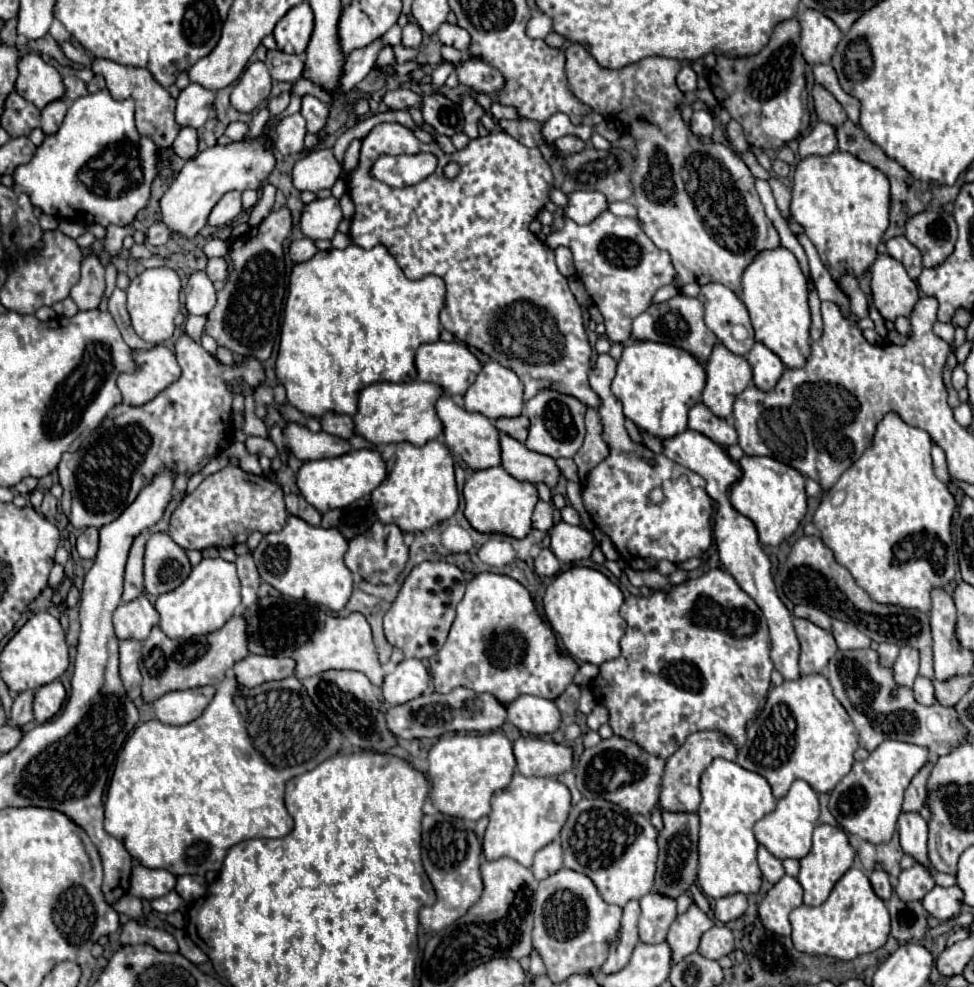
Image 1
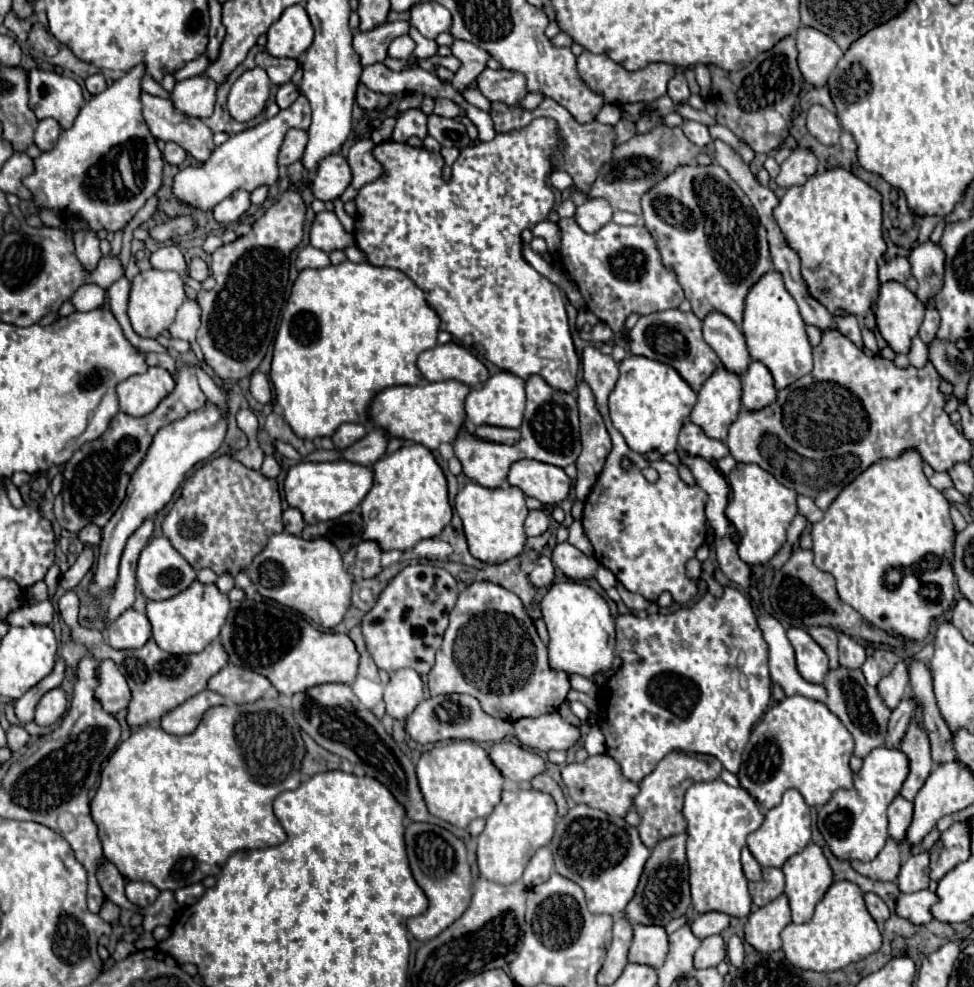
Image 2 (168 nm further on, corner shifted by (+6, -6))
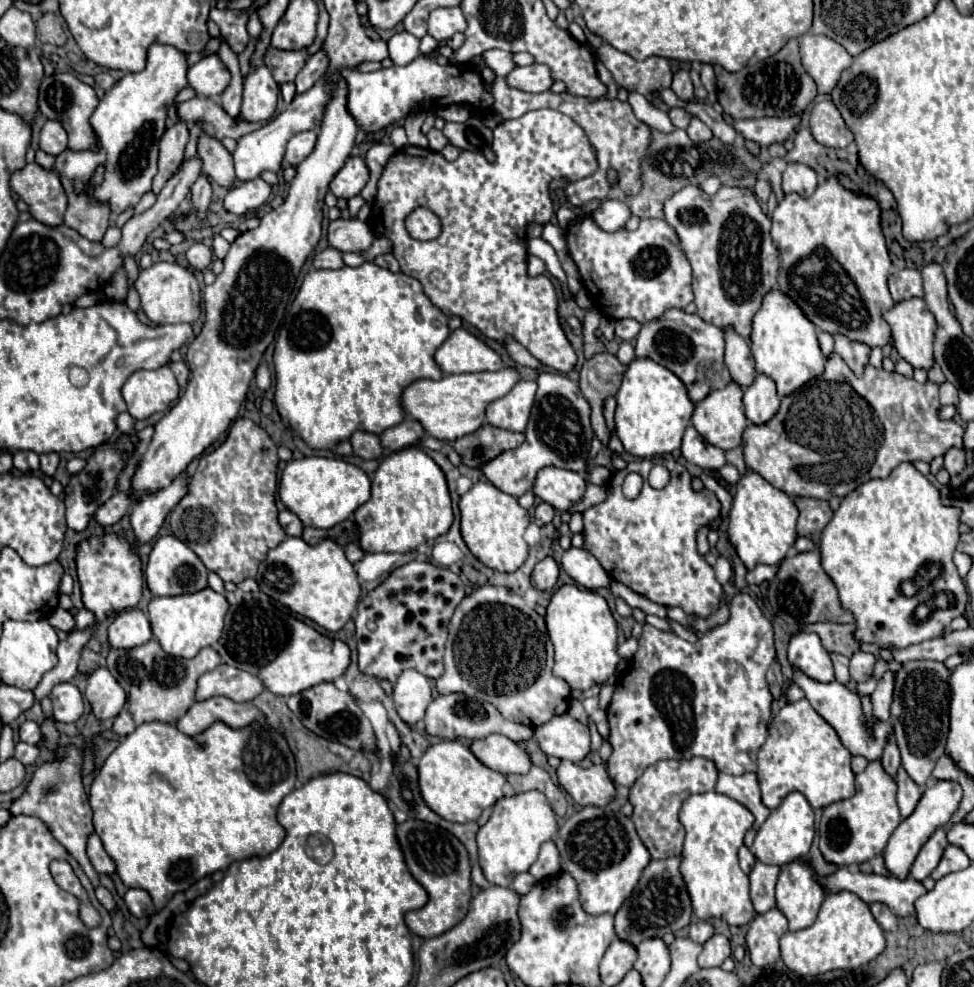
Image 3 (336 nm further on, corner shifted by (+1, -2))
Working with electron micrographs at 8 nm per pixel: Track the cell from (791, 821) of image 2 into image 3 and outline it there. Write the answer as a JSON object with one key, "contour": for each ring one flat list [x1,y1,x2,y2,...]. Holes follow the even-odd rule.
{"contour":[[791,792,779,808,771,810,765,824,757,830,751,852,763,864,783,866,783,864,789,864,789,862,793,862,801,856,807,856,807,852,811,848,811,842,813,842,813,836,815,836,813,808,809,806,809,802,805,800,805,796,801,792]]}

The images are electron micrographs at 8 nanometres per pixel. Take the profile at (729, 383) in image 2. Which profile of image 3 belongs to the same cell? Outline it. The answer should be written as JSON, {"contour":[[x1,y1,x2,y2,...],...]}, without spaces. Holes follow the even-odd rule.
{"contour":[[731,382,721,390,713,390,705,400,695,404,695,412,693,412,691,422,697,428,697,432,709,444,713,444,713,446,717,446,721,450,733,450,733,448,741,446,743,430,749,424,749,420,745,418,745,412,743,412,741,398,743,398,743,388,739,384,735,384,735,382]]}

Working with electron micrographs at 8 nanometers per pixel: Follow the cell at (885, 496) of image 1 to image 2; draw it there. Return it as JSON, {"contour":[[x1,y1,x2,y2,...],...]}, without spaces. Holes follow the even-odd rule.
{"contour":[[914,448,896,458,878,460,836,496,820,522,812,524,814,564,836,578,840,598,874,626,914,642,924,640,934,618,954,602,952,556,956,532,948,512,950,504,940,490,930,486,922,468,924,460],[930,582,940,588,938,600,928,600,920,594,922,586]]}

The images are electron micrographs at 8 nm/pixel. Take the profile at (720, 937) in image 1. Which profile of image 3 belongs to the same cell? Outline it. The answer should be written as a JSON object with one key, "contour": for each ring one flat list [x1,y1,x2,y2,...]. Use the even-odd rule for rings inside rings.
{"contour":[[715,934,703,944,703,952,699,954,699,966,715,968,715,966,721,966,723,960,729,956,731,956,729,940,723,934]]}

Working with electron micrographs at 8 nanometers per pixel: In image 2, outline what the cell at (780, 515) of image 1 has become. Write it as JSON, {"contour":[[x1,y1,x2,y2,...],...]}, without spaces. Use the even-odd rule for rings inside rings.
{"contour":[[736,464,736,468,726,476,732,488,732,496,726,508,726,518,740,530,742,542,738,548,740,558,754,566,768,562,786,542,786,530,796,516,796,492,784,488,772,474,756,464]]}

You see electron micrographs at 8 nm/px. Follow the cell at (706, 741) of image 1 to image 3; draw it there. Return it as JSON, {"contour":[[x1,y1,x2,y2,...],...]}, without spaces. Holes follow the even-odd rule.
{"contour":[[691,758,691,760,661,760,653,766,649,766,643,776,637,778,637,782,631,786,629,802,633,806,631,820,637,828,637,834,641,836,641,842,649,850,653,860,679,856,683,850,683,836,685,830,677,818,681,804,701,792,711,792,717,782,717,768,707,758]]}

